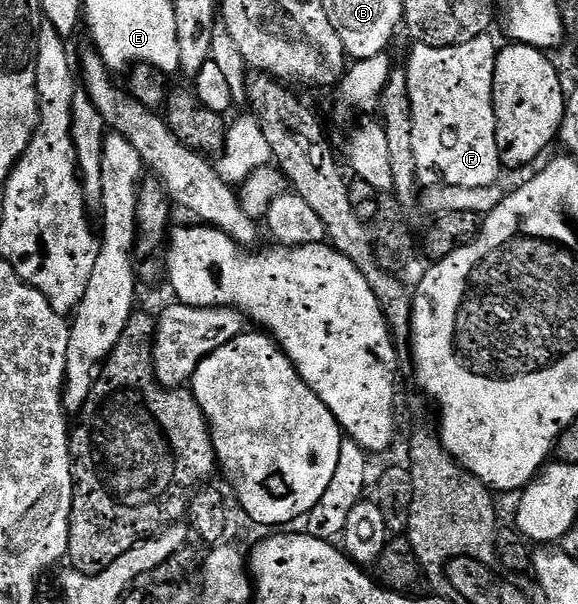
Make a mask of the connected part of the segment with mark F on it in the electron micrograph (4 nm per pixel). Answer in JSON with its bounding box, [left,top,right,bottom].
[407,33,503,189]

